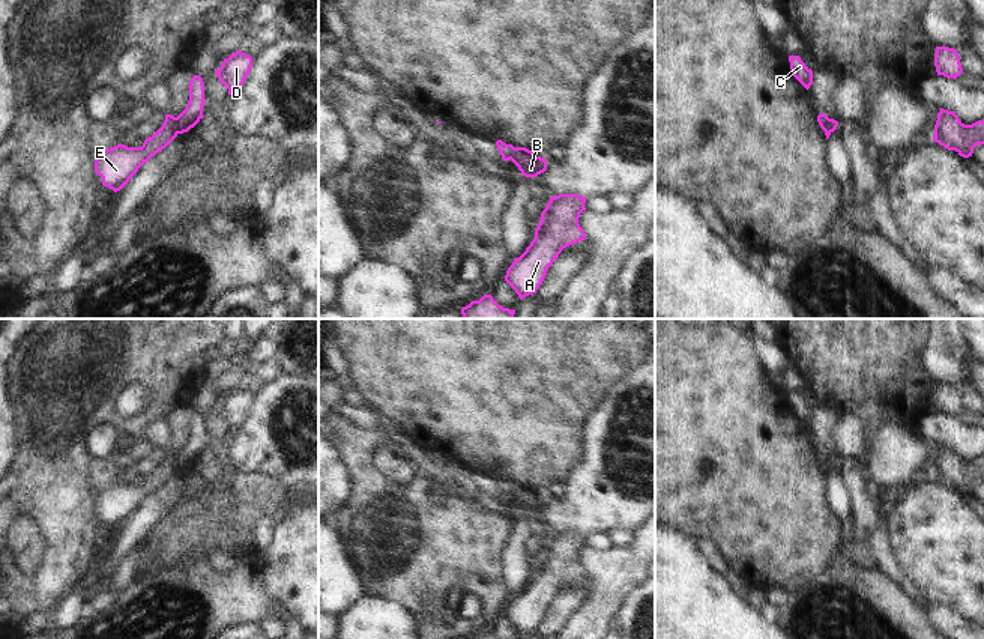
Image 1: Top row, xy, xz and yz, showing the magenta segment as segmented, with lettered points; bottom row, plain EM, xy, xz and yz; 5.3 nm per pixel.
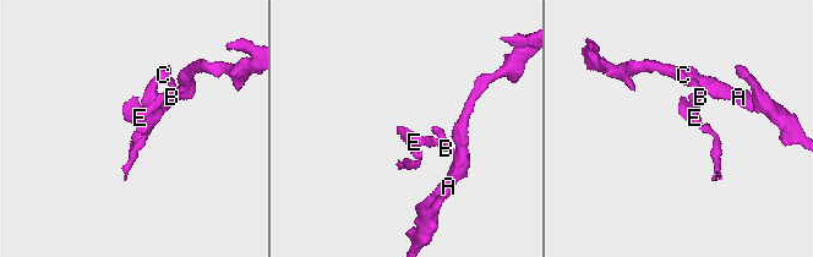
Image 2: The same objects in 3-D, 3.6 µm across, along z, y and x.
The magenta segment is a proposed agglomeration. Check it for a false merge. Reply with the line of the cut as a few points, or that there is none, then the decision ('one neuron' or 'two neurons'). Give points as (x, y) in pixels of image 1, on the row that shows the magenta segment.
cut xy (175, 118), (176, 134); two neurons

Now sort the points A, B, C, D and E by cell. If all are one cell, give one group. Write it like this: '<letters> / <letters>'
A B C D / E

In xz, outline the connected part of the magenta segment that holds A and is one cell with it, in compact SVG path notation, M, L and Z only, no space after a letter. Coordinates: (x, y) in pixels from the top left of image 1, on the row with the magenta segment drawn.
M578 194L550 197L535 229L535 239L514 259L505 275L520 299L536 293L563 248L586 239L578 224L580 214L586 210L584 203L586 197Z

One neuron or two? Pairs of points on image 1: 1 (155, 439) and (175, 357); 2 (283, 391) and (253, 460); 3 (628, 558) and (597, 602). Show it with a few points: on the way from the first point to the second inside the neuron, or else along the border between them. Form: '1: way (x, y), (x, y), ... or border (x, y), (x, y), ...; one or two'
1: border (155, 418), (144, 427), (141, 438); two
2: way (274, 408), (269, 414), (269, 438), (263, 444); one
3: way (621, 569), (613, 576), (607, 591); one

